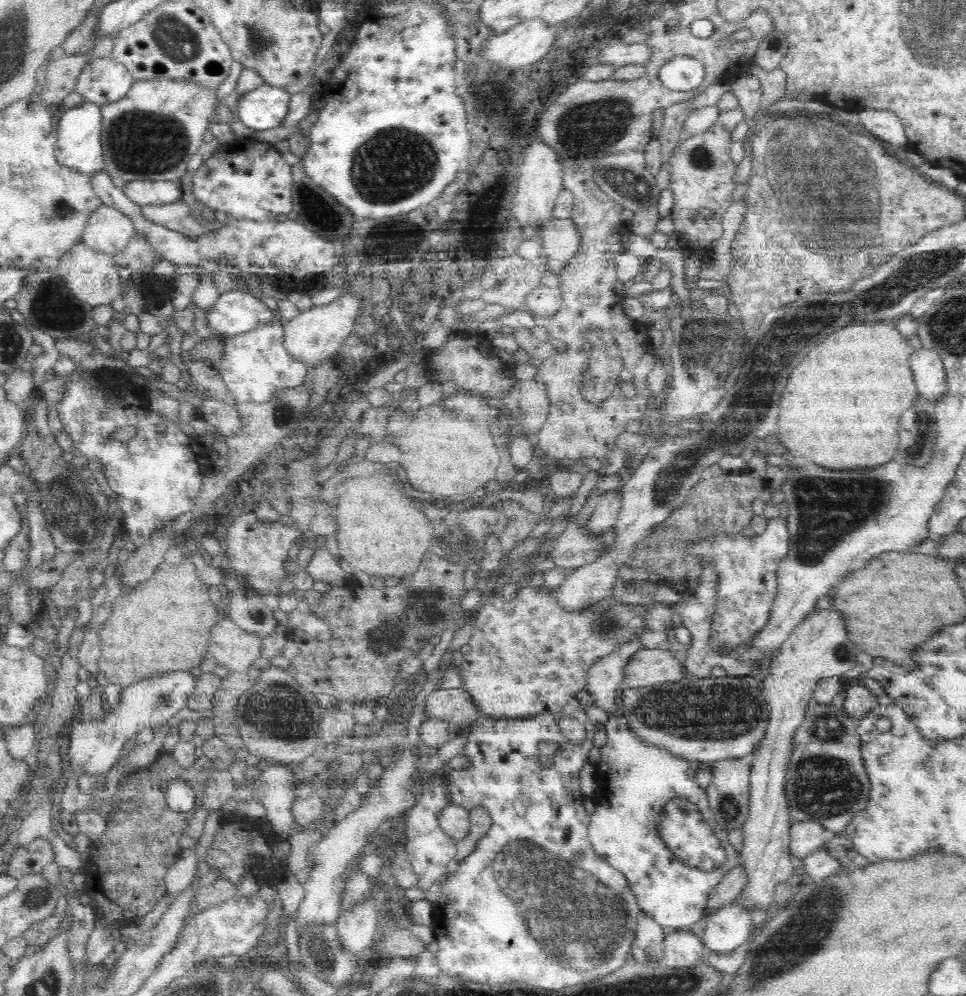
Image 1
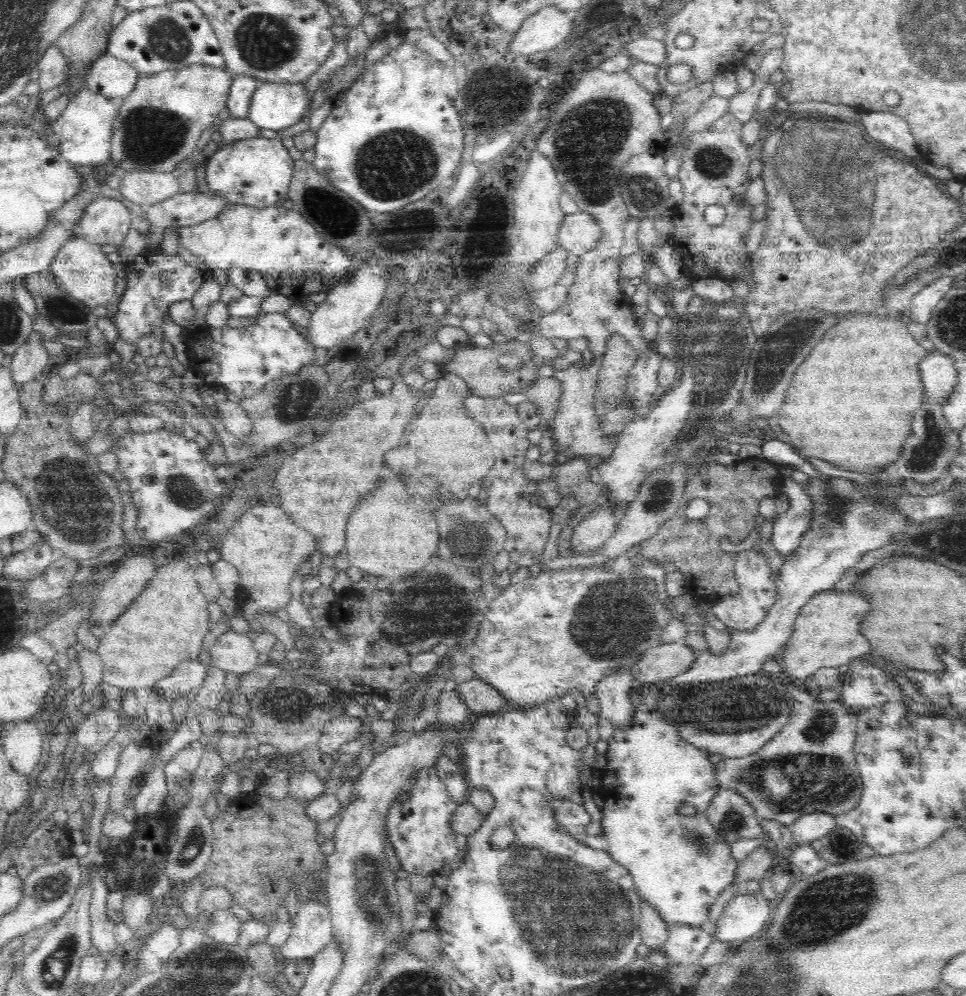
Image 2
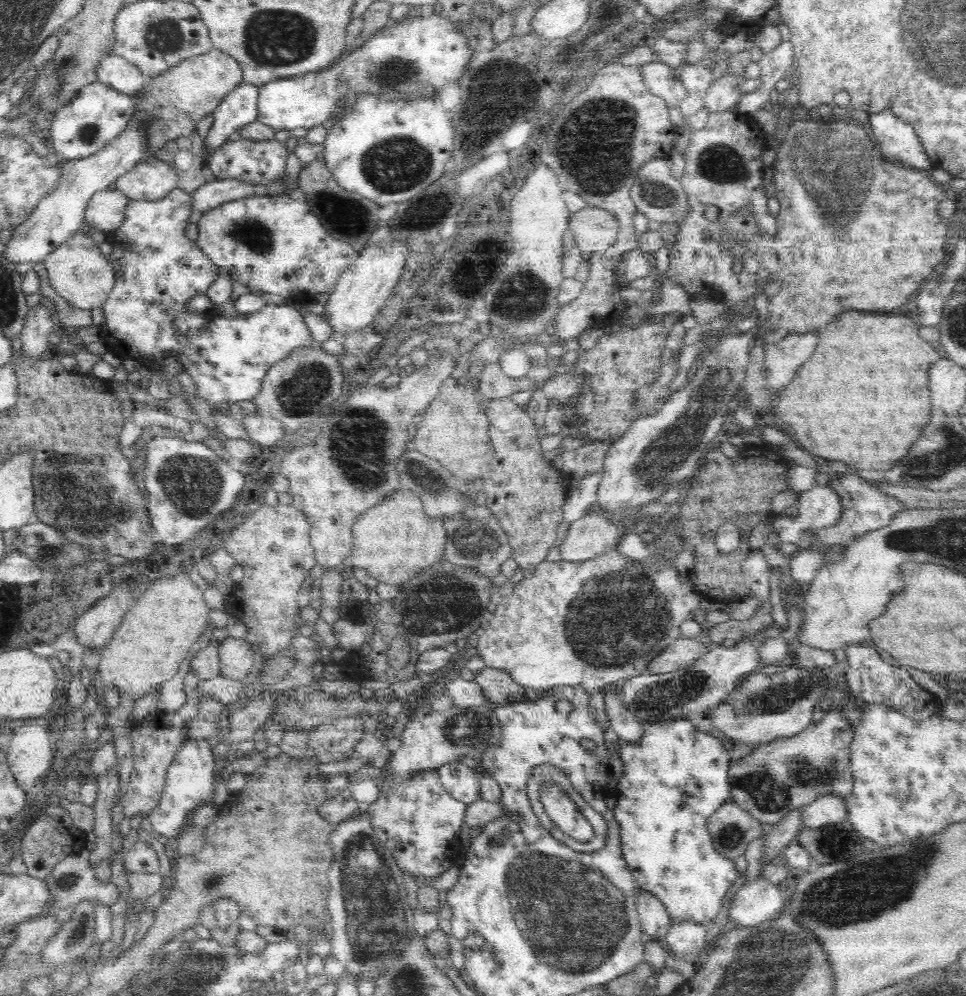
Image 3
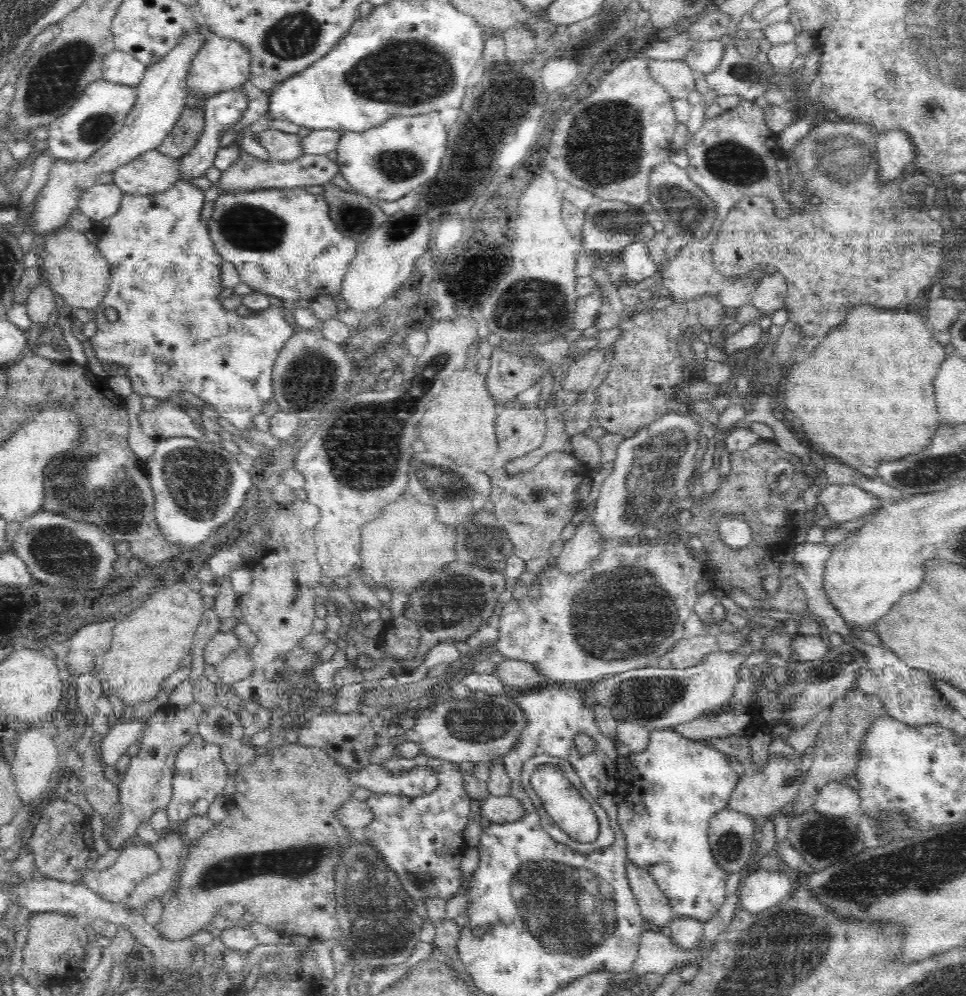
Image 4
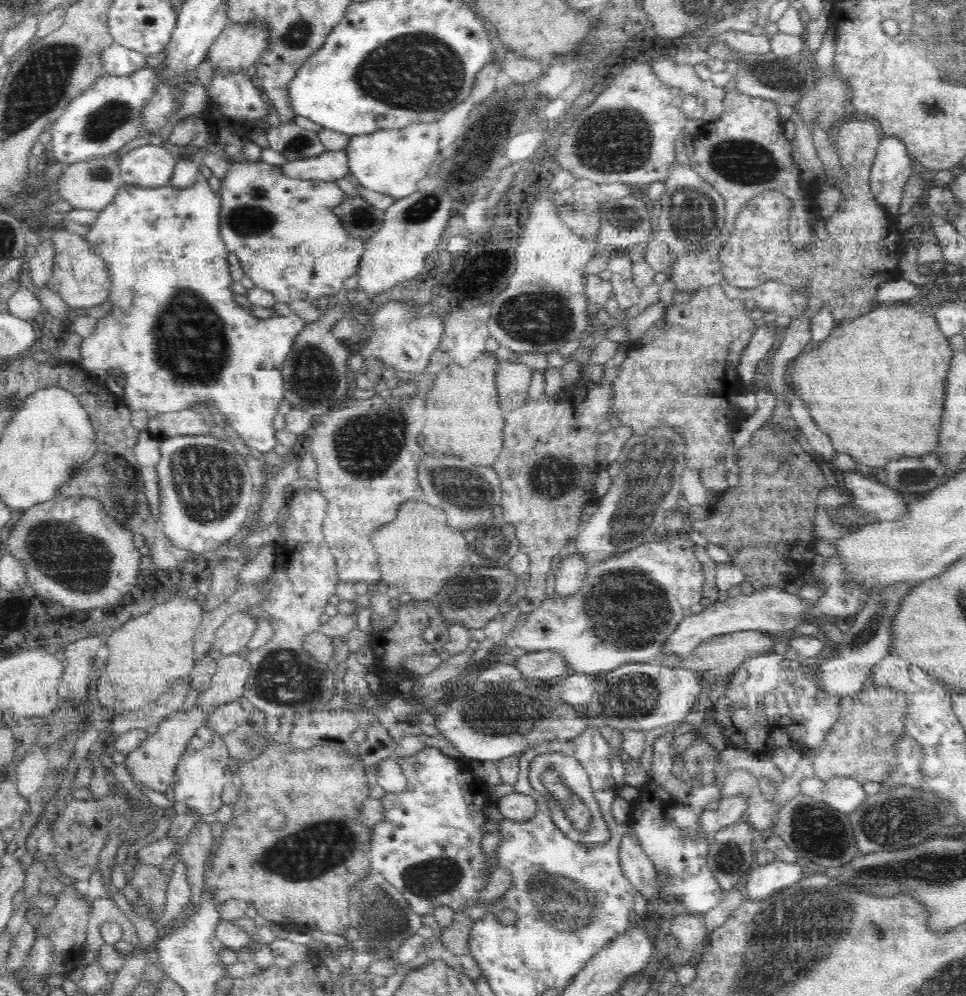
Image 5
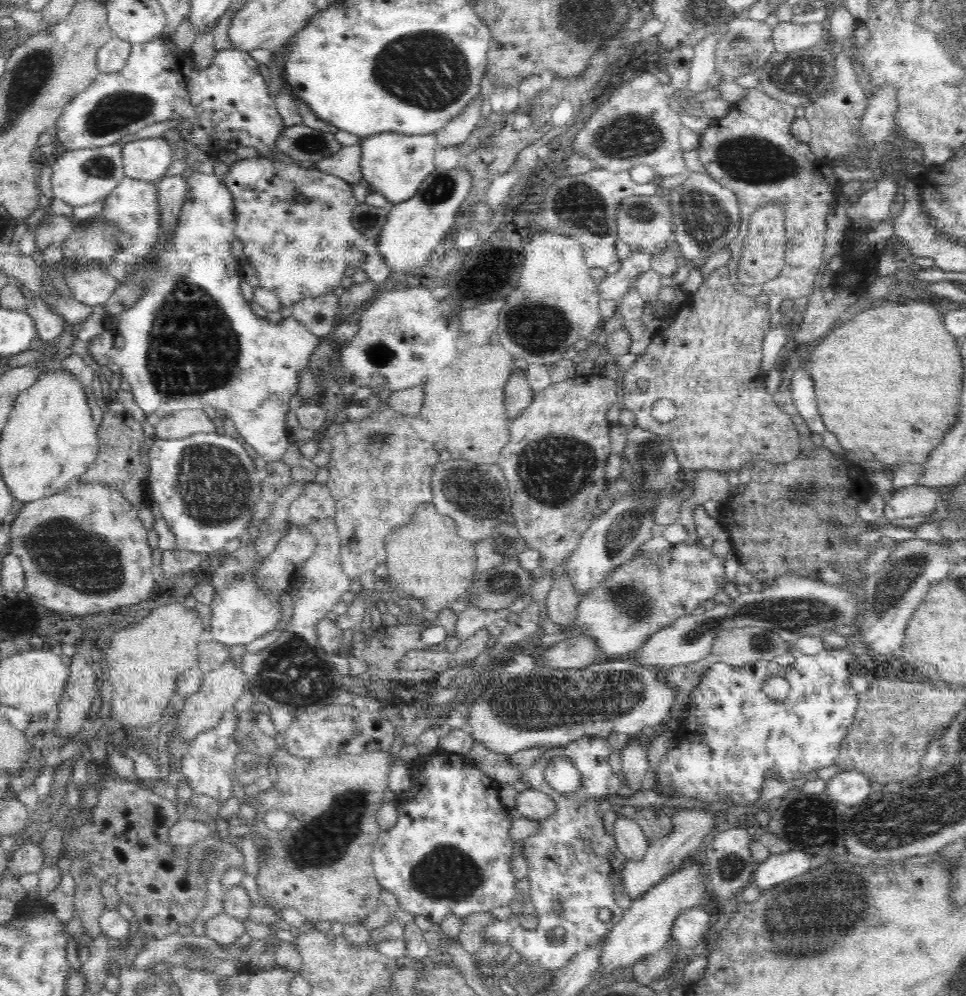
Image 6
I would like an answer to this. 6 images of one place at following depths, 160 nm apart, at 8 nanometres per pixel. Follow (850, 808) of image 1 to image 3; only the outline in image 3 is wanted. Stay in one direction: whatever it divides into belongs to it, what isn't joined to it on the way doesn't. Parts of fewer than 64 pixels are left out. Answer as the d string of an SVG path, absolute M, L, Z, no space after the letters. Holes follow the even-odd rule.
M830 698L825 703L824 714L818 723L810 723L796 736L760 745L737 762L730 762L728 781L733 802L765 824L766 828L770 828L788 816L788 812L802 810L806 805L815 802L818 796L835 794L840 799L845 799L853 791L854 776L851 770L850 746L854 736L855 728L852 727L852 723L848 721L848 717L840 713L836 699Z

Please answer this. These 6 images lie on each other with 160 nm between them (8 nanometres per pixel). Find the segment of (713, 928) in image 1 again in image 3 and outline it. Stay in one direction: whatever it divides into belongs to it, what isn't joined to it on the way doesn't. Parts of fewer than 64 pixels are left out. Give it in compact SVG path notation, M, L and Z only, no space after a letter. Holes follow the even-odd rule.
M759 877L740 887L729 904L728 916L735 926L756 926L774 918L786 902L786 894L768 879Z

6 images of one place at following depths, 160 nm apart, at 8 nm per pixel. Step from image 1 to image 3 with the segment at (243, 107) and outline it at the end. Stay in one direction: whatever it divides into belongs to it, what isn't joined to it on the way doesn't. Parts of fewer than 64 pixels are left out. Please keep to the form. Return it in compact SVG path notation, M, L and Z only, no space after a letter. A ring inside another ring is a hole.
M436 10L429 16L413 21L407 21L406 16L395 21L390 19L382 30L372 35L361 47L345 57L338 56L336 58L338 60L328 67L300 76L278 79L259 87L257 121L276 131L282 129L293 131L295 128L309 129L323 124L332 116L341 117L364 93L374 93L386 101L408 97L415 99L416 94L438 94L444 84L450 80L456 82L462 77L462 72L468 68L472 51L468 48L466 37L454 28L453 22L442 18Z

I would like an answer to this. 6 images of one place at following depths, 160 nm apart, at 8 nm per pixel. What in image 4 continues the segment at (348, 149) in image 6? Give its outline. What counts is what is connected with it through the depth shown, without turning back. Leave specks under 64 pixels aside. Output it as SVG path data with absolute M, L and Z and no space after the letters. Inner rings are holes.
M238 130L237 137L232 144L240 149L240 158L224 171L217 182L221 194L234 194L234 192L250 192L250 190L262 190L262 188L300 188L316 186L330 182L339 168L335 160L322 154L302 154L291 161L276 161L257 159L240 147L239 141L246 134L244 130Z

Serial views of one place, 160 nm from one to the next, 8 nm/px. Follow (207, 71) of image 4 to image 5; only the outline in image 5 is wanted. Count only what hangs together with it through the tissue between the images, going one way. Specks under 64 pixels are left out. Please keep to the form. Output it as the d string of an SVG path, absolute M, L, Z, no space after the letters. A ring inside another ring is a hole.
M265 22L227 24L207 52L213 73L247 71L266 50L270 31Z

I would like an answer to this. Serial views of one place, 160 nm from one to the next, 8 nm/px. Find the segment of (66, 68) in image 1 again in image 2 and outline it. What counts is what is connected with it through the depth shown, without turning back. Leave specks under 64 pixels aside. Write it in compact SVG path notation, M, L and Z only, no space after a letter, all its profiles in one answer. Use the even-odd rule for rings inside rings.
M53 44L42 54L37 70L39 71L40 92L52 90L66 81L71 70L71 62L61 53L56 44Z

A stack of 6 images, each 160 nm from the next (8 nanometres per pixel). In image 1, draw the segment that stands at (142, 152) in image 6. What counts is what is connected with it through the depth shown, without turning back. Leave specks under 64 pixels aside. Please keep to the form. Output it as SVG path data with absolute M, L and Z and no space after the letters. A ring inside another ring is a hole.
M130 180L122 190L136 204L172 204L182 194L178 180Z

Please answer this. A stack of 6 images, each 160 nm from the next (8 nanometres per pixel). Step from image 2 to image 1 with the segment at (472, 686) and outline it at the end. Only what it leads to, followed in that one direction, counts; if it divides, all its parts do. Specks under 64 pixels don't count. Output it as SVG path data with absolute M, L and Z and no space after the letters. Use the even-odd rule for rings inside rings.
M462 686L457 689L437 688L425 698L424 704L427 719L437 718L447 722L453 732L461 725L473 725L480 718L477 708Z

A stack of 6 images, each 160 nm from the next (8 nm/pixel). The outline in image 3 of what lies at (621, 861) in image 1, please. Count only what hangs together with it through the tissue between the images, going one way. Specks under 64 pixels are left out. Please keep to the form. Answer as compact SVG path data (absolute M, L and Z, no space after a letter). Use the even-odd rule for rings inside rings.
M690 718L676 719L666 724L645 724L643 726L640 742L631 744L630 742L618 739L619 758L622 759L624 763L624 772L622 772L622 776L620 776L620 779L617 781L618 798L614 810L614 817L619 824L621 853L628 863L628 868L632 870L632 875L638 889L643 889L656 896L656 898L664 904L668 914L672 916L674 920L693 920L698 924L706 925L715 916L720 914L722 898L726 896L726 892L730 890L730 886L733 886L734 882L744 874L736 869L733 860L722 856L714 849L712 835L710 835L706 827L708 818L714 815L719 810L720 806L724 805L724 802L732 800L728 781L728 770L730 770L731 762L730 754L725 750L722 742L718 738L715 738L710 733L698 731L694 726L694 719ZM541 765L534 770L533 776L526 784L526 792L531 803L531 808L539 818L542 827L546 828L554 838L564 843L567 847L576 852L592 852L592 844L585 844L594 838L594 830L588 820L582 815L578 806L563 792L570 792L572 785L568 777L552 767L552 765Z

